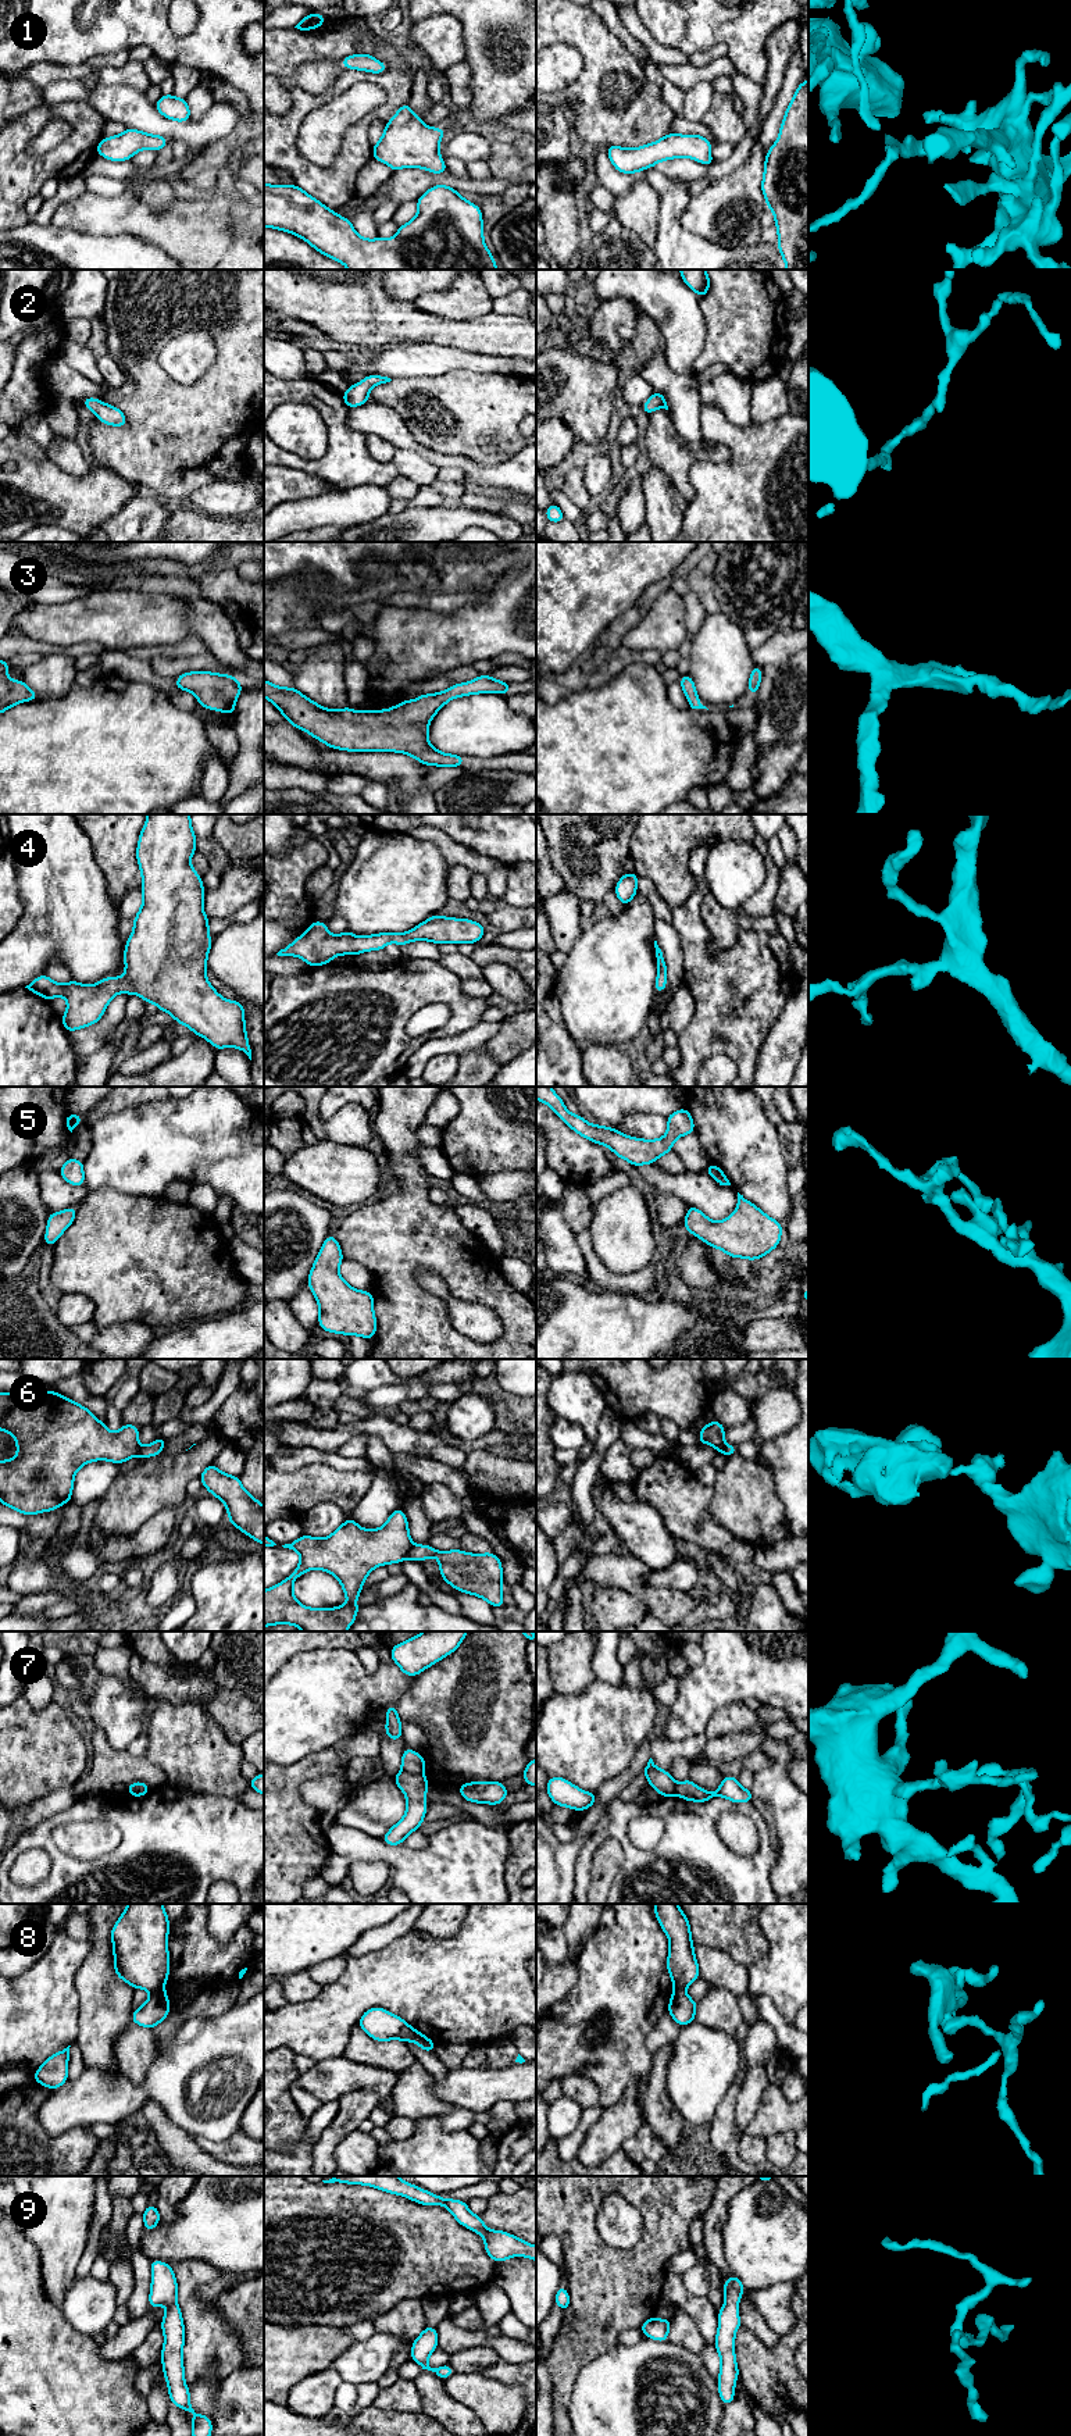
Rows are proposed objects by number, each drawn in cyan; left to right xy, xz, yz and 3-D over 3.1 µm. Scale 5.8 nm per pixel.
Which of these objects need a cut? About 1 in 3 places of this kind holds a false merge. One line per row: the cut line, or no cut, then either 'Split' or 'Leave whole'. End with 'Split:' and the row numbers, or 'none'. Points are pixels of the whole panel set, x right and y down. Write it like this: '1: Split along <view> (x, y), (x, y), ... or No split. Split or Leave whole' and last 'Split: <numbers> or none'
1: No split. Leave whole
2: No split. Leave whole
3: No split. Leave whole
4: No split. Leave whole
5: No split. Leave whole
6: Split along xz (414, 1545), (406, 1557). Split
7: Split along xz (402, 1769), (410, 1773), (421, 1773). Split
8: Split along xy (163, 1987), (152, 1993). Split
9: No split. Leave whole
Split: 6, 7, 8

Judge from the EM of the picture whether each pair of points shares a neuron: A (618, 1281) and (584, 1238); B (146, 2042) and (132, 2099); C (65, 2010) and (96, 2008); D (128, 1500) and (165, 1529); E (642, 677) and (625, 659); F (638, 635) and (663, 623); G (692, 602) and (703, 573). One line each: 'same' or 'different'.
A: same
B: different
C: different
D: different
E: different
F: same
G: different

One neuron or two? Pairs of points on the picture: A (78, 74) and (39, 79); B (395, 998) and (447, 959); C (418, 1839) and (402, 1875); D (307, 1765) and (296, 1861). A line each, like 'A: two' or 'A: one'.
A: one
B: two
C: two
D: one

